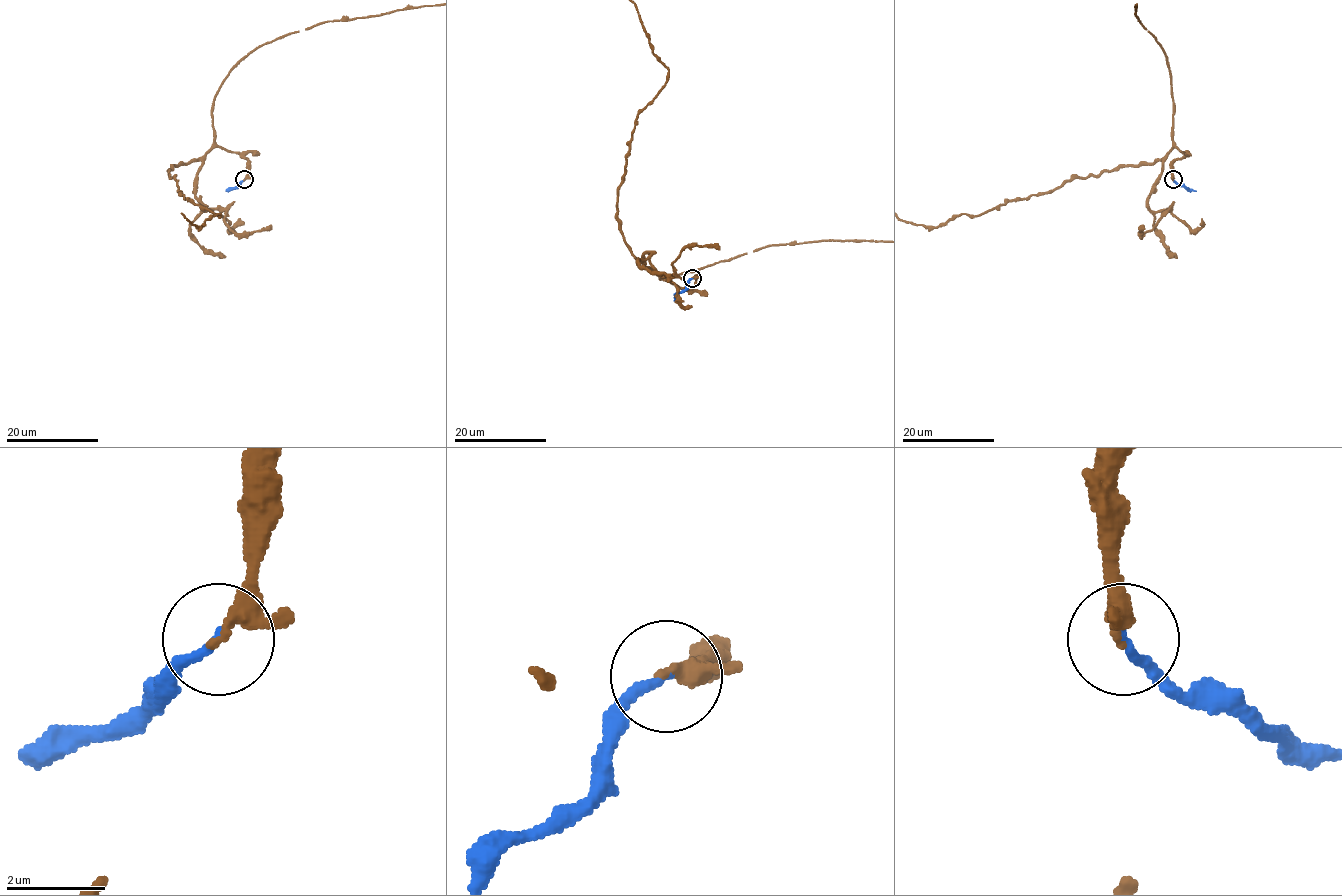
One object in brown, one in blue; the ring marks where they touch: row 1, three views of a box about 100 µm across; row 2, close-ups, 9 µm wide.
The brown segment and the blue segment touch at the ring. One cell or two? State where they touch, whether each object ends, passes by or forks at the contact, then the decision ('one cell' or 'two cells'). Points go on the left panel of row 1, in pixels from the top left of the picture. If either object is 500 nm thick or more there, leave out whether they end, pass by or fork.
(244, 179) | brown passes by | blue ends | one cell

